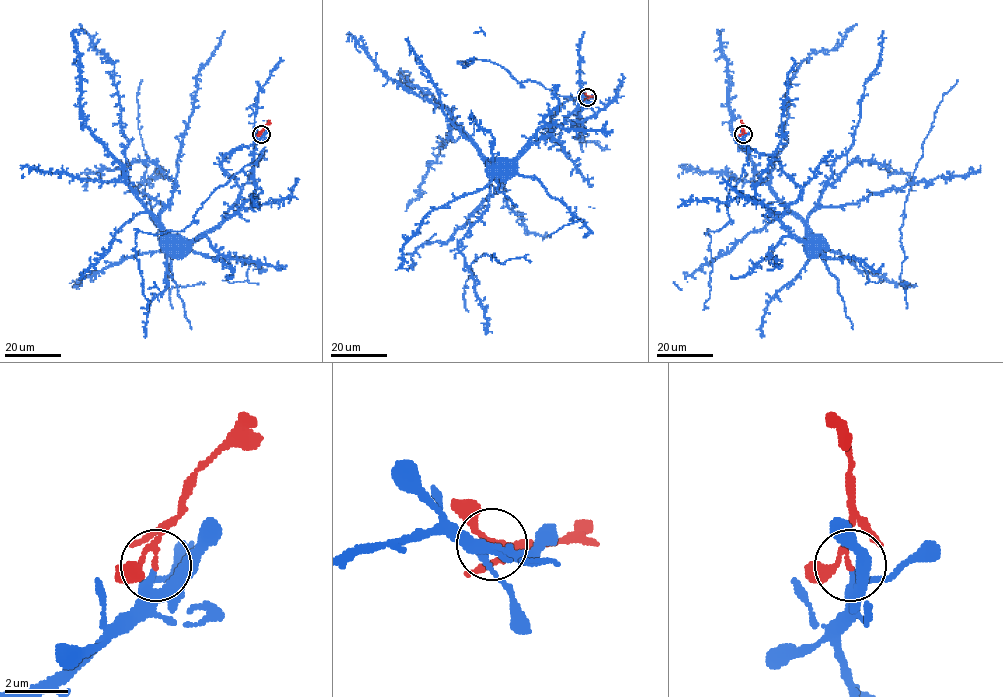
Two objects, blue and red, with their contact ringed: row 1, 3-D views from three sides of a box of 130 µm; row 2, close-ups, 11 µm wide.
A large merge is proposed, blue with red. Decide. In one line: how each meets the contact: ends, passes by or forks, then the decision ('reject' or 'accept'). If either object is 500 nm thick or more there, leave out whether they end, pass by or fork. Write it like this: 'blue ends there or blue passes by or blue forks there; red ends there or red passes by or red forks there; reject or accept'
blue passes by; red passes by; reject

